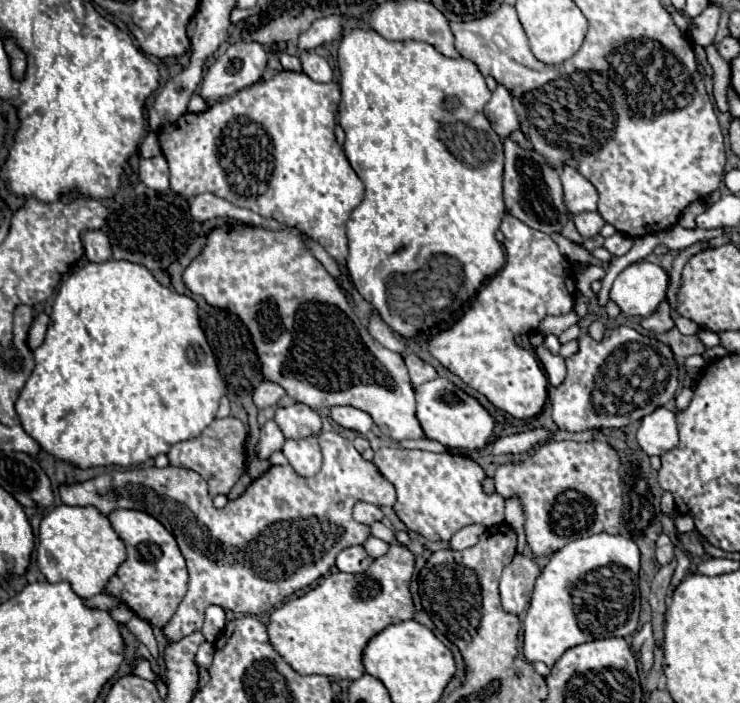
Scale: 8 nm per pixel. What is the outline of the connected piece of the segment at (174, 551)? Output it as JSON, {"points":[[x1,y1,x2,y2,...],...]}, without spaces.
{"points":[[118,508,108,518,118,536,124,540,128,558,120,564,118,572,110,578,104,590,118,596,136,612,136,616,150,622,150,626,164,628,182,602,188,586,186,560,176,544,176,538,154,516,140,510]]}

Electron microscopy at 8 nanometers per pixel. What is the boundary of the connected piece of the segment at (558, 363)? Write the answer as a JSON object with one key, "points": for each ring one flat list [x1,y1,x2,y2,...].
{"points":[[538,344,536,346,536,354,546,370,546,376,548,376,548,382,552,386,560,386,564,376,566,376,566,366,564,366,564,358,560,354,552,354,548,348,544,348,544,344]]}

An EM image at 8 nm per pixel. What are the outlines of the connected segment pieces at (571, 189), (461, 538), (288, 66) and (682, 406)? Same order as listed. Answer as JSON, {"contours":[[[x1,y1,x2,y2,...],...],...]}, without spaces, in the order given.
{"contours":[[[562,166,560,170,560,180,564,184,564,204,568,206,570,212,586,212,586,210,596,210,598,206,598,192,594,190,592,182,582,178,576,168,572,166]],[[470,524,470,526,464,526,462,530,458,530,452,540,450,540,450,548,452,550,464,550,464,548,470,548,478,542,478,536,486,530,486,526,482,524]],[[280,54,280,64,284,70,292,70,292,72,302,72,300,68,300,58,298,56,288,56,288,54]],[[694,390,678,392,678,394,676,394,676,408,674,408,674,412,676,412,676,414,678,414,678,412,684,412,684,410,690,406,692,396,694,396]]]}

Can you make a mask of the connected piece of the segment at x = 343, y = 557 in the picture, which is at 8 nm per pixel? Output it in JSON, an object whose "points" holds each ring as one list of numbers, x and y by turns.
{"points":[[350,546,350,548,344,548,338,558,336,558,336,568,340,572,348,572,348,574,358,574,358,572,364,572,368,570,372,558,364,552,362,546]]}

